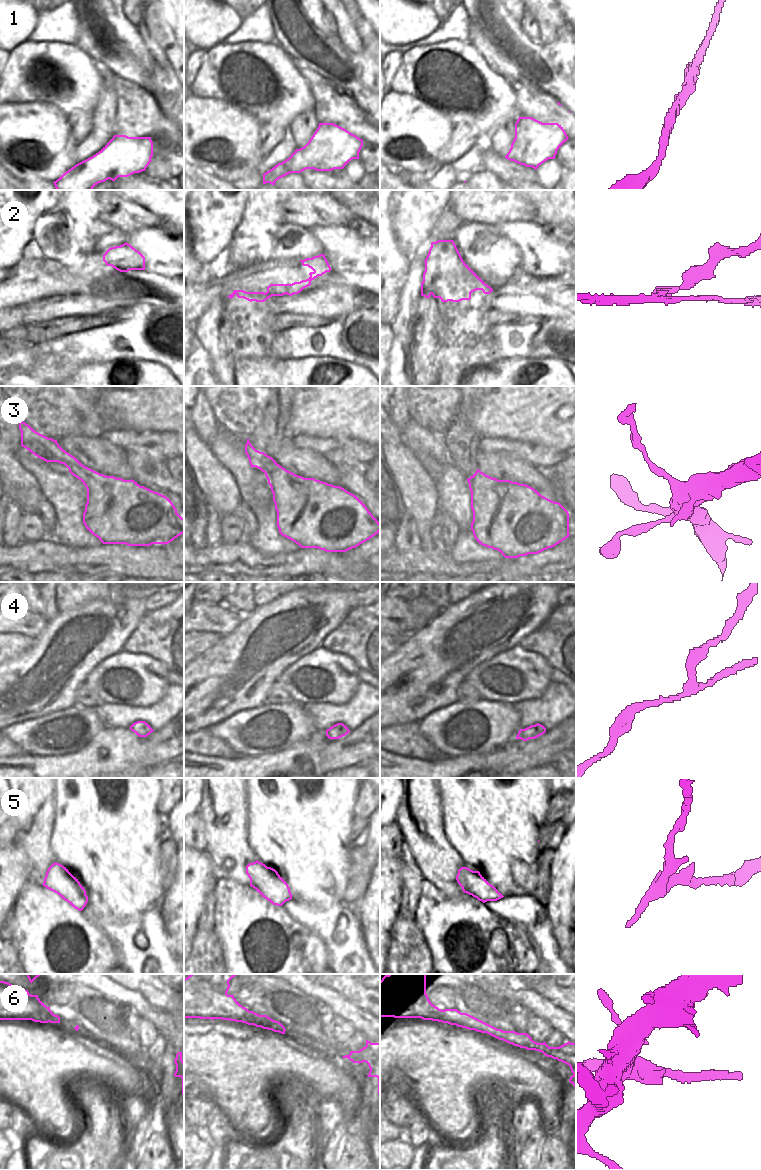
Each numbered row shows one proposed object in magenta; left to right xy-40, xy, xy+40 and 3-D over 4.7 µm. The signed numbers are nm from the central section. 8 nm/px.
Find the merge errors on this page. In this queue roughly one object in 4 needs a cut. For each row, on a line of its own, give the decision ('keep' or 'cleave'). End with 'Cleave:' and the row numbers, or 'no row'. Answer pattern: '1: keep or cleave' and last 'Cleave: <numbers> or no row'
1: keep
2: cleave
3: keep
4: keep
5: cleave
6: keep
Cleave: 2, 5

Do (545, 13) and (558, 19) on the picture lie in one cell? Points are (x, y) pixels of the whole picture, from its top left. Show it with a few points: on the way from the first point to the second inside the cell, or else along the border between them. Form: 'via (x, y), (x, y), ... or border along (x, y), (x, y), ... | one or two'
via (548, 13), (555, 18) | one

